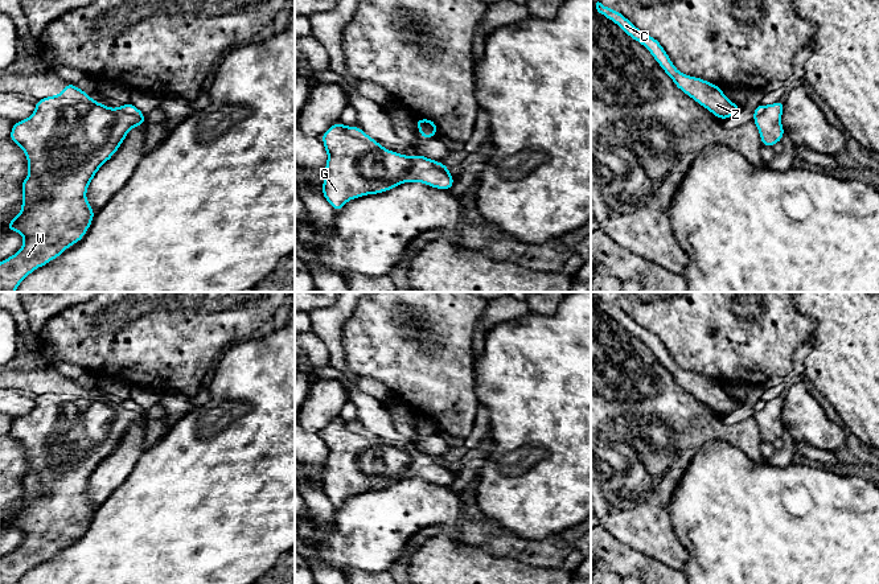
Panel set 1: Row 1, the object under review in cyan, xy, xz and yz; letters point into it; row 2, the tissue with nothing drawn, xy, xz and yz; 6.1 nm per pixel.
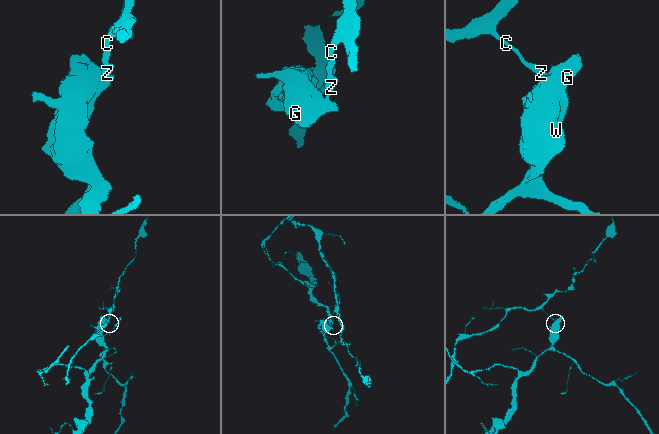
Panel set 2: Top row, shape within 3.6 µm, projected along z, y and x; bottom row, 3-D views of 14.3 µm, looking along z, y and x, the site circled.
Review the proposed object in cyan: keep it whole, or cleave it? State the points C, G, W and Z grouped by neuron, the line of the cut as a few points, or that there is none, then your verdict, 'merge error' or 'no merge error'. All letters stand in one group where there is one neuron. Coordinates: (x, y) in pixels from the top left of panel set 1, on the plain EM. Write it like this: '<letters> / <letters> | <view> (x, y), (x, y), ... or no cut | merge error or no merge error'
C Z / G W | xy (119, 402), (127, 408), (142, 412) | merge error

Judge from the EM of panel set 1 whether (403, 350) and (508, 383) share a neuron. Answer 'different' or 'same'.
different

